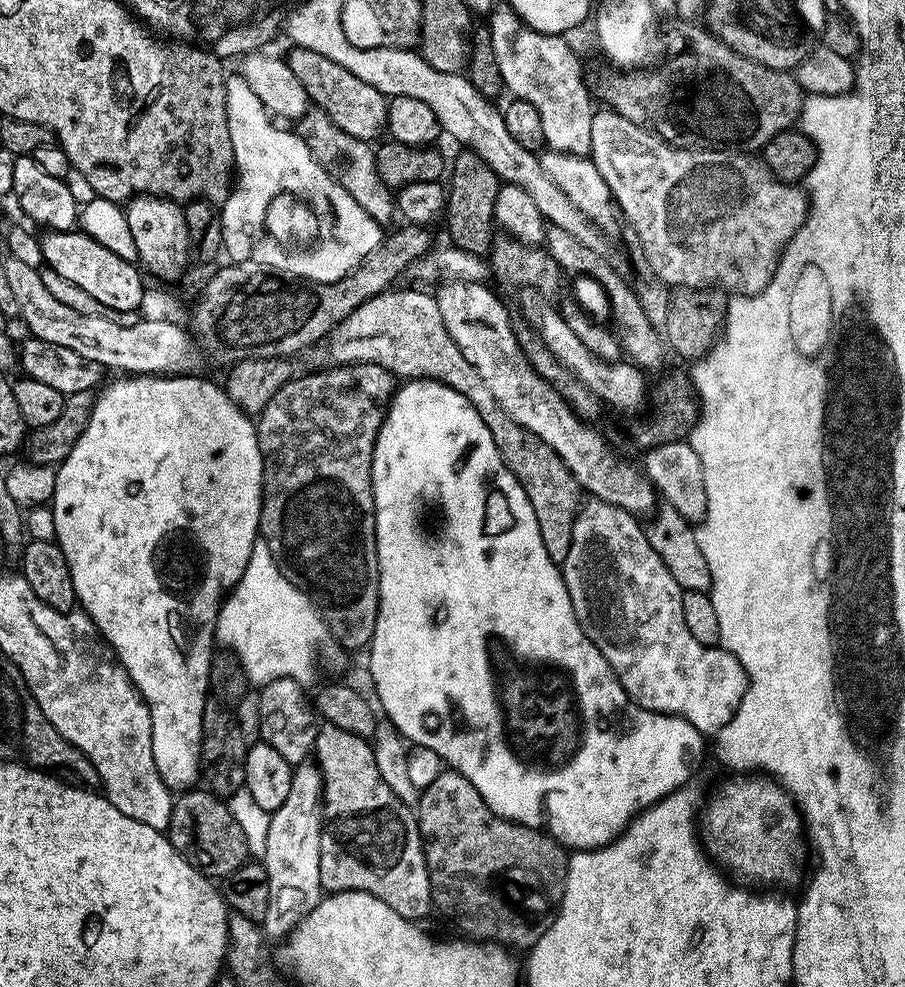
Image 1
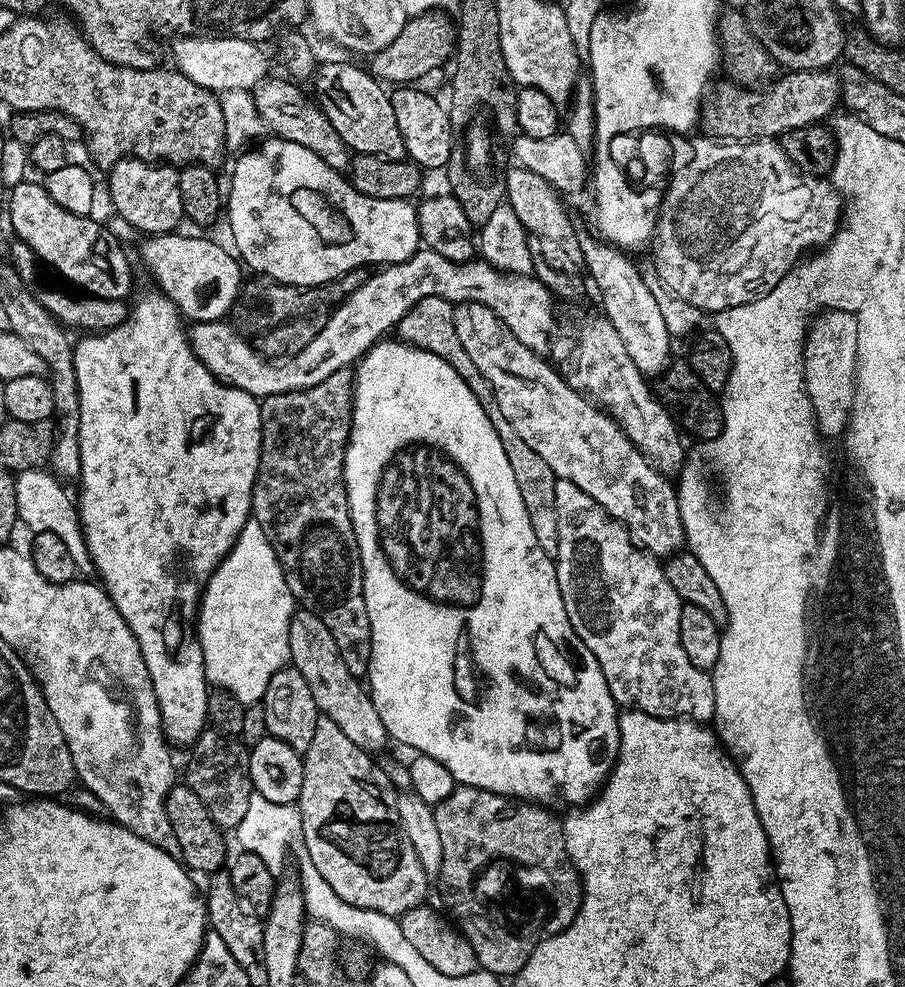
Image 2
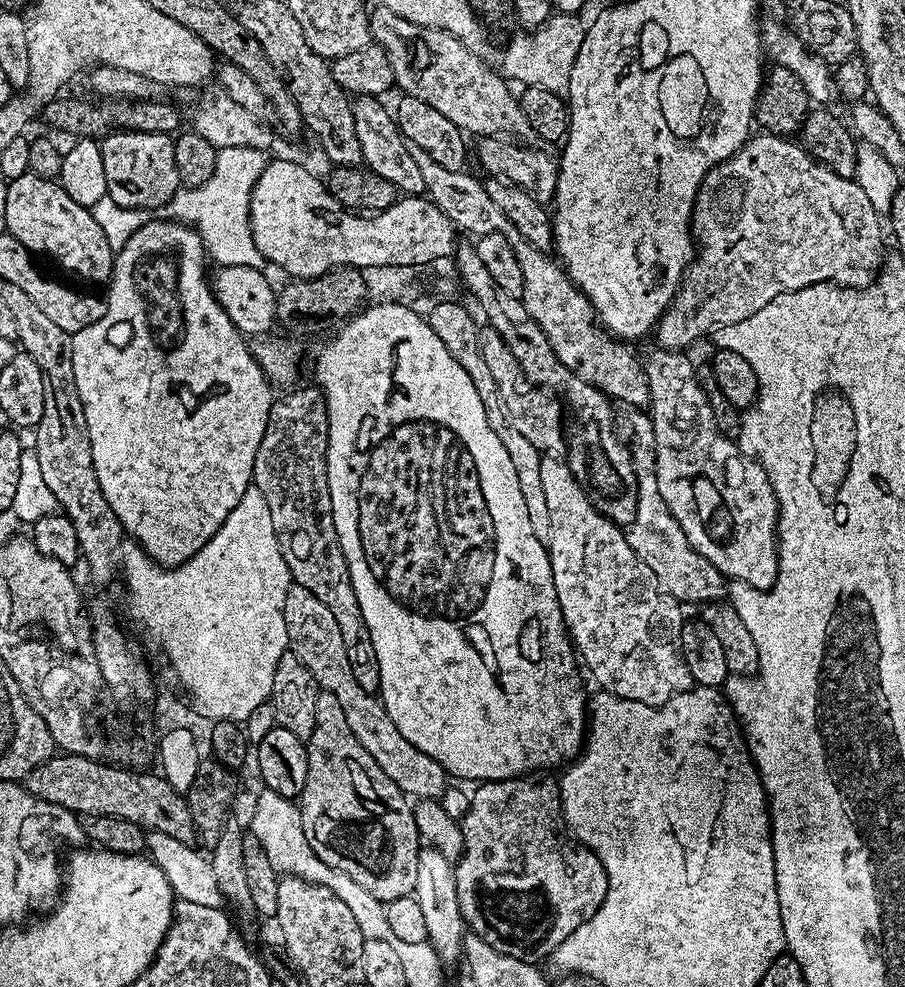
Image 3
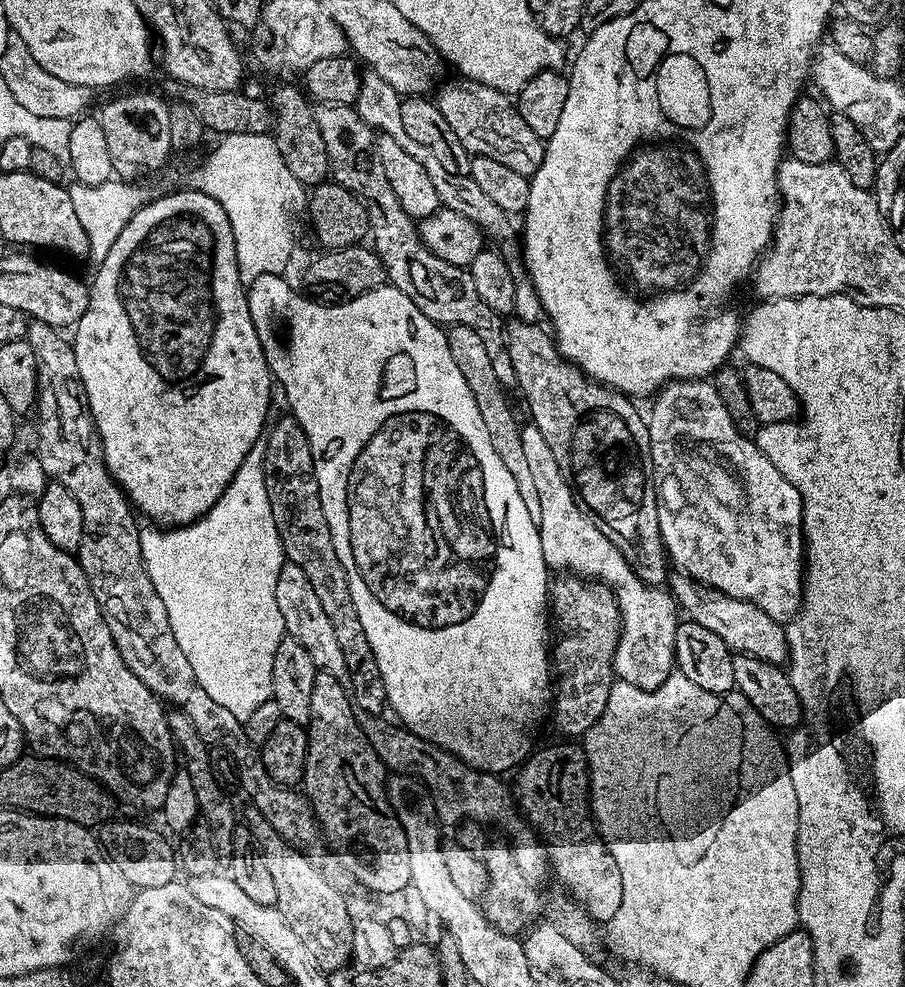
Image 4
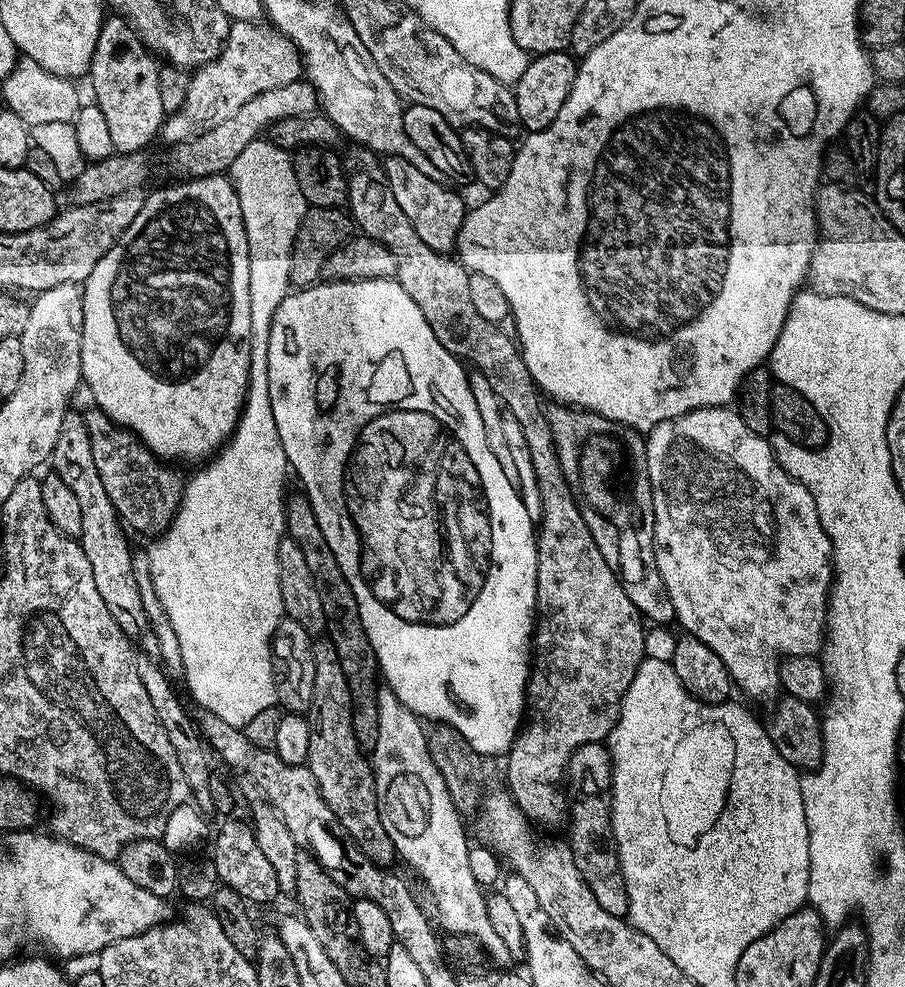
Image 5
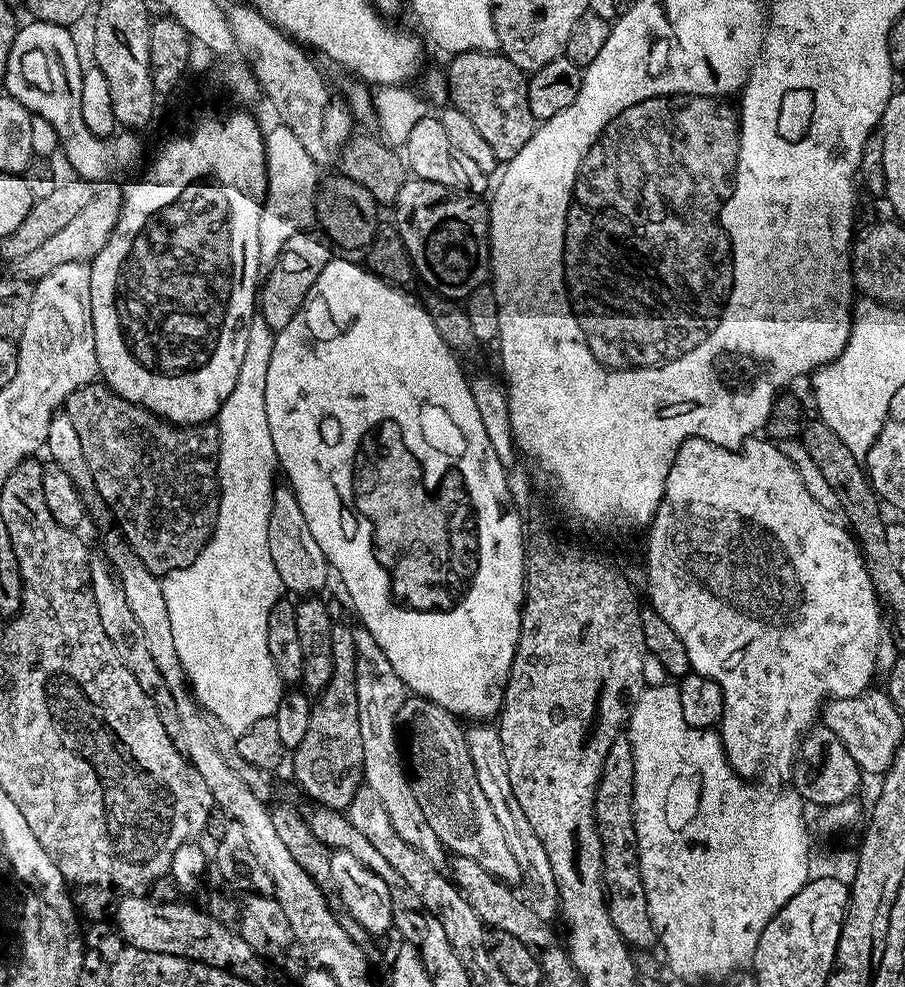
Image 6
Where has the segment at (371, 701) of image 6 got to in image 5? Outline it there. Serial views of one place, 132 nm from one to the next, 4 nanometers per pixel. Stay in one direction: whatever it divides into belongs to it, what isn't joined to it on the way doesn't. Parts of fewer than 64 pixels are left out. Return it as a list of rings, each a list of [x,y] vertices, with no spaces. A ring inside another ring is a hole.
[[[384,686],[377,691],[376,709],[378,710],[378,738],[371,745],[370,759],[372,773],[376,779],[376,805],[382,826],[394,842],[397,857],[406,860],[410,867],[417,868],[432,900],[436,903],[436,912],[449,933],[470,935],[487,953],[487,959],[496,966],[508,966],[513,963],[510,950],[506,948],[487,913],[485,889],[474,878],[470,870],[470,841],[464,837],[464,824],[460,821],[461,813],[448,792],[446,782],[434,762],[428,749],[428,734],[421,717],[415,716],[405,704],[398,700],[398,694]]]

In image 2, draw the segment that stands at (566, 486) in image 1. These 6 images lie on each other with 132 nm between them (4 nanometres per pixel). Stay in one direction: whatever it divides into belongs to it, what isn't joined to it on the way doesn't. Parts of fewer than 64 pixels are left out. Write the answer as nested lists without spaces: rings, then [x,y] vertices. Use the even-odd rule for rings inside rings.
[[[422,298],[411,310],[400,319],[398,325],[398,336],[405,344],[412,345],[413,348],[421,348],[427,352],[438,354],[474,390],[478,402],[484,404],[484,409],[488,415],[488,421],[494,426],[497,438],[502,442],[502,450],[506,450],[506,458],[510,458],[510,467],[514,469],[514,482],[518,482],[518,494],[522,494],[522,503],[526,505],[526,514],[530,514],[530,526],[534,530],[534,538],[538,538],[538,546],[546,550],[546,554],[555,557],[556,554],[556,507],[554,506],[554,486],[556,480],[552,475],[550,466],[542,462],[539,454],[534,454],[522,438],[518,438],[518,430],[506,422],[502,410],[498,410],[495,400],[490,398],[490,389],[486,378],[474,366],[474,361],[470,359],[470,354],[466,354],[466,349],[462,347],[462,342],[458,342],[458,330],[454,330],[454,306],[448,300],[442,298]]]

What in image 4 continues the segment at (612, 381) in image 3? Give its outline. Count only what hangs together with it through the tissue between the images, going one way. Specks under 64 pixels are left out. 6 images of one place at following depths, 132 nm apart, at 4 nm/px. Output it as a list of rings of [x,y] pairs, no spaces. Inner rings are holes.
[[[371,70],[365,71],[361,75],[360,88],[358,98],[355,102],[355,109],[359,116],[367,125],[373,128],[373,131],[386,135],[398,143],[406,154],[410,154],[412,158],[417,159],[422,164],[422,168],[429,175],[430,182],[434,185],[434,190],[438,193],[441,205],[450,210],[454,210],[457,216],[468,218],[468,220],[478,225],[483,230],[487,239],[500,242],[498,245],[499,254],[503,257],[507,264],[508,273],[515,279],[515,298],[513,315],[522,321],[528,321],[531,324],[539,323],[543,317],[543,308],[541,306],[540,296],[533,288],[532,281],[526,275],[526,269],[522,259],[522,248],[518,241],[518,232],[512,226],[511,215],[504,210],[496,202],[491,201],[488,194],[483,193],[478,182],[469,175],[456,175],[450,171],[443,169],[442,162],[438,158],[414,141],[414,138],[407,134],[403,129],[403,121],[401,114],[402,97],[388,82],[378,77],[376,72]]]

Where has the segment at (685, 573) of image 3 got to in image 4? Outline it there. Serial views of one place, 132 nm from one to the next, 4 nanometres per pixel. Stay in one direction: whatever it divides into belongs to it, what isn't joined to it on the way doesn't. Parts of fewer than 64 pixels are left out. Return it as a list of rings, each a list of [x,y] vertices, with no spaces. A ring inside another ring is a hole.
[[[676,574],[671,577],[670,591],[679,607],[684,608],[687,619],[698,622],[698,626],[706,626],[713,634],[718,634],[722,642],[734,654],[756,656],[762,662],[783,665],[788,659],[788,635],[783,623],[772,620],[766,610],[754,606],[745,600],[727,596],[714,588],[704,587],[696,583],[690,576]]]

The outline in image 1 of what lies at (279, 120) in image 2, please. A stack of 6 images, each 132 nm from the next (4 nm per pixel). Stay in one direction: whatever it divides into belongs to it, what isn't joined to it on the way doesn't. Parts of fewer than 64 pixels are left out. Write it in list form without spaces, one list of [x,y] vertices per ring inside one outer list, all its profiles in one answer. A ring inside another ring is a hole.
[[[315,106],[309,107],[308,111],[295,121],[294,131],[297,136],[302,138],[302,142],[306,142],[306,146],[318,162],[318,166],[322,166],[322,170],[326,170],[326,174],[330,174],[330,178],[334,178],[334,182],[338,182],[338,186],[342,186],[342,190],[346,190],[350,194],[350,198],[354,198],[354,202],[358,202],[358,206],[362,206],[362,210],[366,210],[366,214],[370,214],[370,218],[377,220],[381,226],[387,225],[387,220],[394,216],[394,192],[393,189],[386,186],[386,182],[382,182],[382,178],[378,178],[376,148],[369,141],[354,138],[354,134],[346,134],[346,130],[334,126],[328,113]]]

